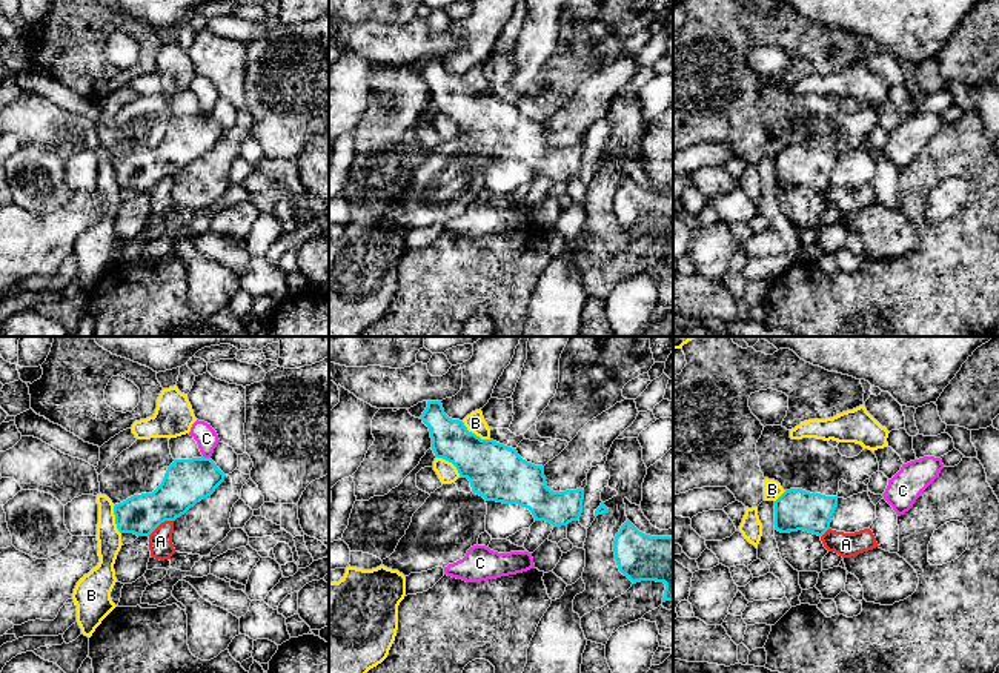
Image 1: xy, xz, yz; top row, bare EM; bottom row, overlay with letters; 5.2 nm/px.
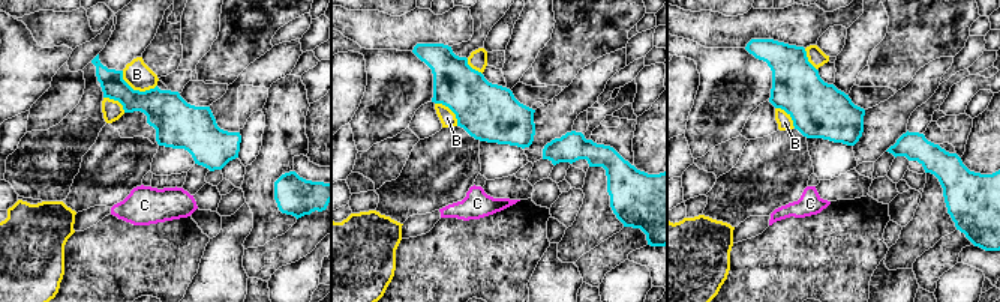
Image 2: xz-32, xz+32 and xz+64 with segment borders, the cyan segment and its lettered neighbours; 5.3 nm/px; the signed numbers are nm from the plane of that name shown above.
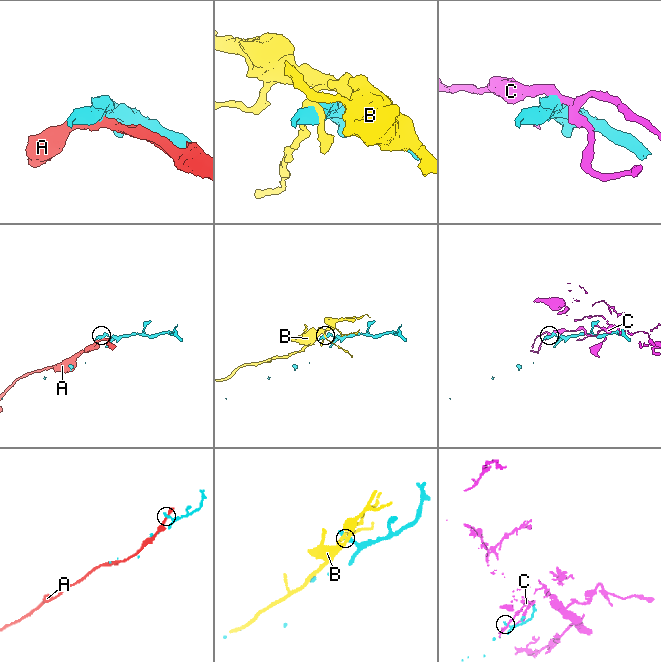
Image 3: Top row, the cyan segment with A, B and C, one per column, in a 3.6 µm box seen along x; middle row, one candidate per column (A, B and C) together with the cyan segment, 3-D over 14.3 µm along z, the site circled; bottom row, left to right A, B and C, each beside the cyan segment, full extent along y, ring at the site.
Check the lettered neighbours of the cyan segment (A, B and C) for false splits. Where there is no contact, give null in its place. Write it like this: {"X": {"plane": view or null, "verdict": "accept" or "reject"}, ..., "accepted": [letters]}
{"A": {"plane": "xy", "verdict": "reject"}, "B": {"plane": "xz", "verdict": "reject"}, "C": {"plane": "xy", "verdict": "reject"}, "accepted": []}

